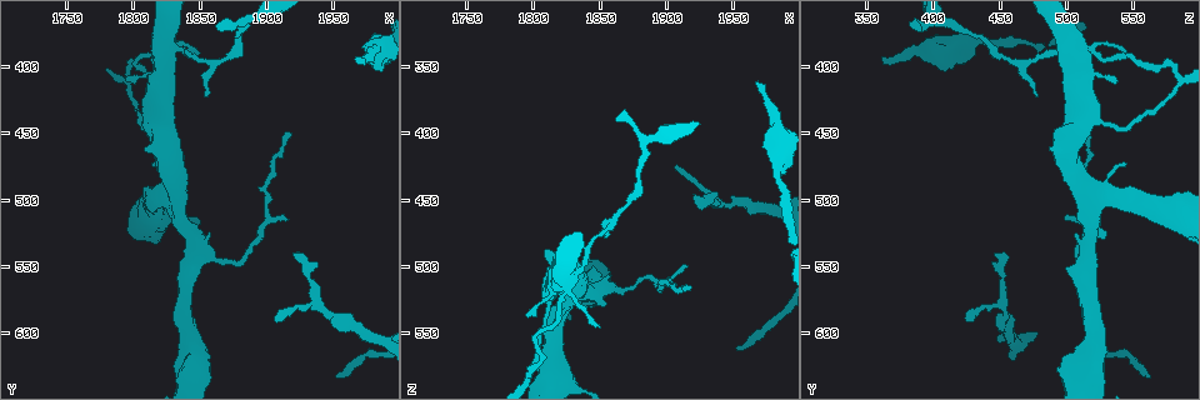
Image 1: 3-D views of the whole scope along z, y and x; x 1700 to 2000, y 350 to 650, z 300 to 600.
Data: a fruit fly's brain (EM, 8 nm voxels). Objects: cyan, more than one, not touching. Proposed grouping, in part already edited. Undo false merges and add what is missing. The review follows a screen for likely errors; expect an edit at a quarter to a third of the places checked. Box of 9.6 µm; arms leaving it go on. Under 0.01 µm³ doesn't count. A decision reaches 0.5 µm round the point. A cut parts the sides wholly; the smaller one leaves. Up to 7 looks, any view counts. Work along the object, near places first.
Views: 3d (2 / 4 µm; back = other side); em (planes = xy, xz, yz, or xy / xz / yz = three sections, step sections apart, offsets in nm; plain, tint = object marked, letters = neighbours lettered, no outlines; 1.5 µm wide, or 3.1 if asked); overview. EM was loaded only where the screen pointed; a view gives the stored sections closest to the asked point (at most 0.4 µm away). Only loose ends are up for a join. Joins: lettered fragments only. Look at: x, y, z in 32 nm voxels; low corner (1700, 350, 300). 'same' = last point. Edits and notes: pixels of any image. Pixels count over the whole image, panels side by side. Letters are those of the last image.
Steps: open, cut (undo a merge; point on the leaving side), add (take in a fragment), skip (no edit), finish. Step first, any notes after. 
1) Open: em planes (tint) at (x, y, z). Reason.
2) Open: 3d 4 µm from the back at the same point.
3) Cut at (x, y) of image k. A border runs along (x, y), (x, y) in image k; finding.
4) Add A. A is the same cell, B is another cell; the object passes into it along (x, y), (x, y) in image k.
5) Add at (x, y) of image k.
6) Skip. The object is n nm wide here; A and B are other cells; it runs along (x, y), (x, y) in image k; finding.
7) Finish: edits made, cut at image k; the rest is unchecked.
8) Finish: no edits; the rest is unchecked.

Open: 3d 2 µm at (1906, 590, 426). Tapers out.

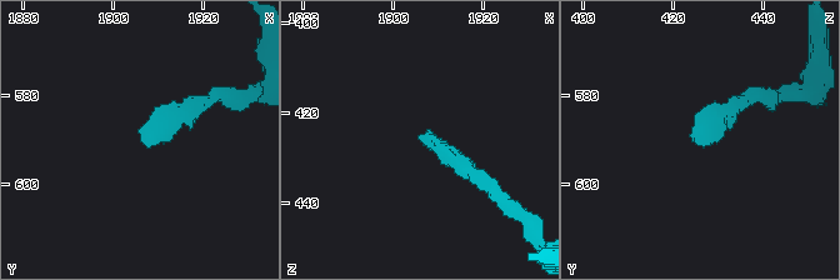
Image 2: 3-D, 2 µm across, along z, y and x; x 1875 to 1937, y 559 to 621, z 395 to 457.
Open: em yz step 8 (tint) at (1906, 591, 425). Need the tissue.

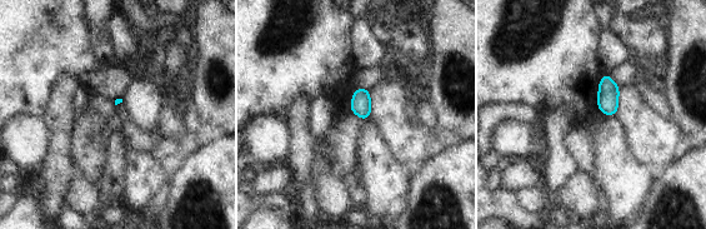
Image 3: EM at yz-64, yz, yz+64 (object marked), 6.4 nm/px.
Open: em planes (letters) at the same point.

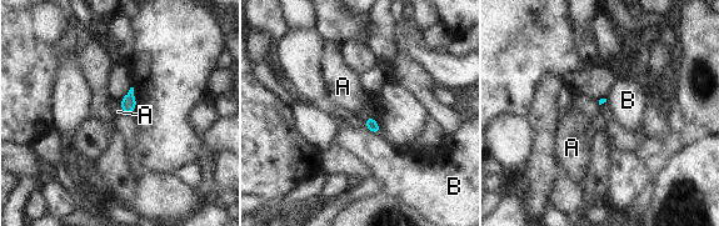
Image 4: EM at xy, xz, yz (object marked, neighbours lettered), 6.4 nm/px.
Skip. The longest contact is with B, 90 nm; A and B are other cells; no lettered fragment goes on from it.

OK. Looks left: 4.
Open: 3d 4 µm at (1920, 540, 446). An open end.

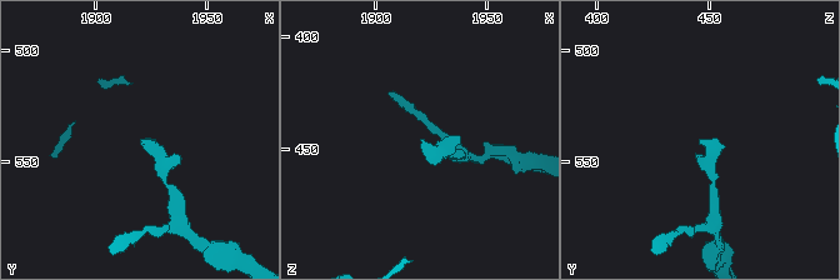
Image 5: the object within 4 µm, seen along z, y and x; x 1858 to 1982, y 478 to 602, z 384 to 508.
Open: em planes (letters) at (1922, 541, 447). Now the EM.

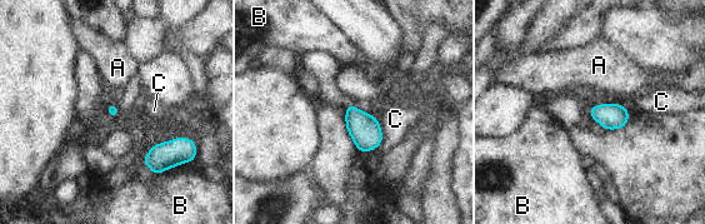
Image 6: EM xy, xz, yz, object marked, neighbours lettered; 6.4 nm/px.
Skip. A, B and C are other cells; none of them fits.

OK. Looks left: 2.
Open: 3d 2 µm at (1966, 394, 364). An open end.

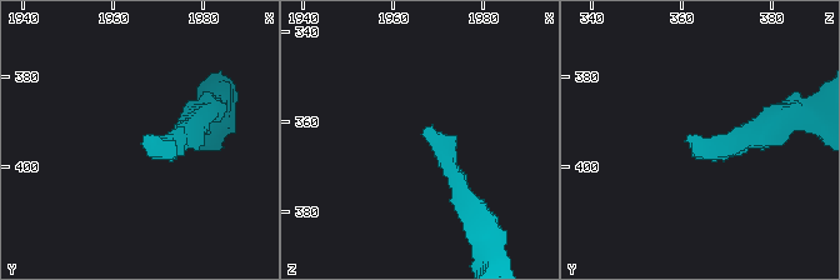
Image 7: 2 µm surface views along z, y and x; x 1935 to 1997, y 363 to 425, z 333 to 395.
Open: em planes (letters) at (1966, 395, 363).

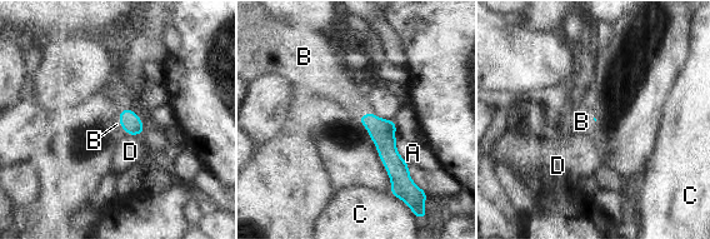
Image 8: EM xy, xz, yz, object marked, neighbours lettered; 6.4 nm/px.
Add B. B is the same cell, A, C and D are other cells; the cell continues.

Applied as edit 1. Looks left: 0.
Finish: edits made, add at image 8; the rest is unchecked.

